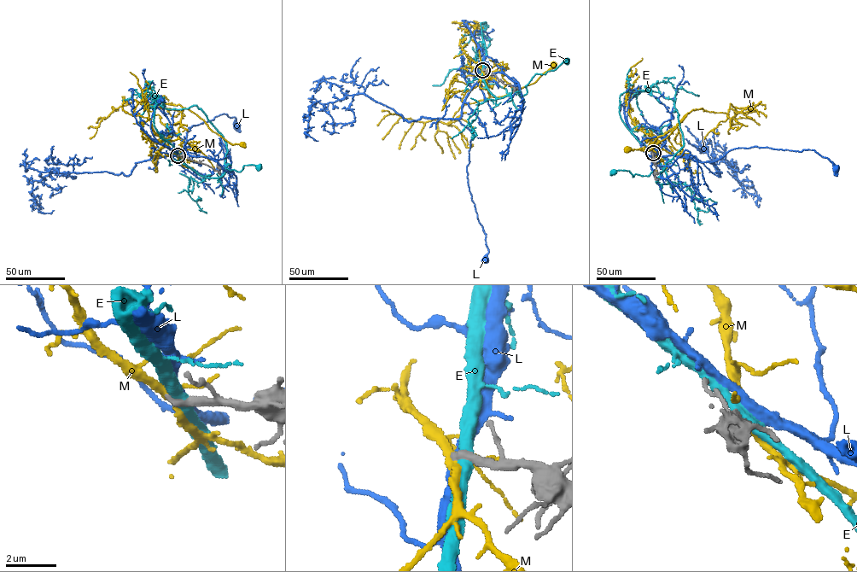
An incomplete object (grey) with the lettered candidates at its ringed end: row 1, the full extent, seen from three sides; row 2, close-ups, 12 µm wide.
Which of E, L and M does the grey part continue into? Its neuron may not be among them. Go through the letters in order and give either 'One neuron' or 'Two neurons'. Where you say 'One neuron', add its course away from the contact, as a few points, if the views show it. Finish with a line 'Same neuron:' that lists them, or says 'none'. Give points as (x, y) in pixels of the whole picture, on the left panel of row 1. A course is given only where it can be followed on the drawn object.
E: Two neurons
L: Two neurons
M: Two neurons
Same neuron: none

